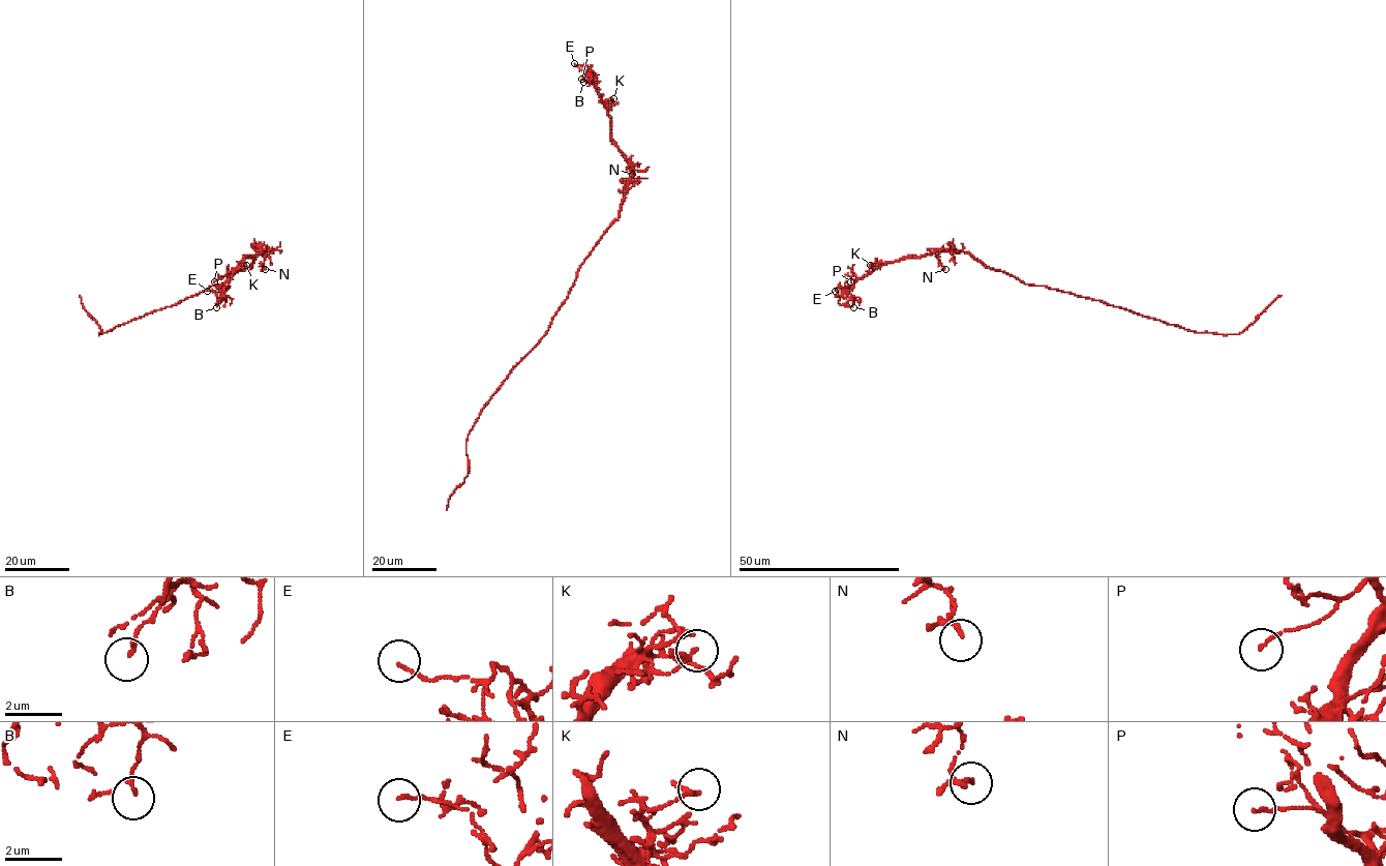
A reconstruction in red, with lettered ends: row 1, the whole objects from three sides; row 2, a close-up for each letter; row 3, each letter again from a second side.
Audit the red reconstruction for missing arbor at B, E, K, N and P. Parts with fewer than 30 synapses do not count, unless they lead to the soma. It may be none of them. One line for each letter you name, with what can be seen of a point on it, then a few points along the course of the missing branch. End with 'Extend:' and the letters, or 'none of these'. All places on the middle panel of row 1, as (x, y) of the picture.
Extend: none of these

